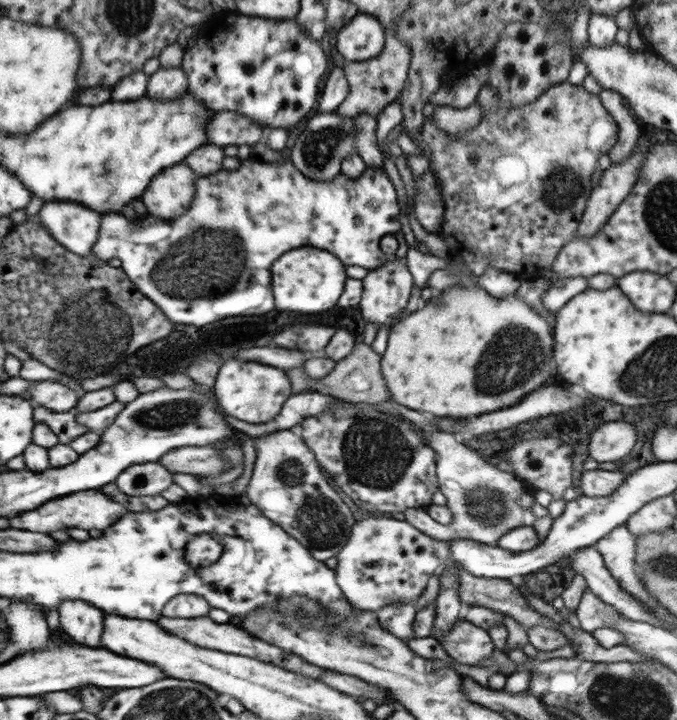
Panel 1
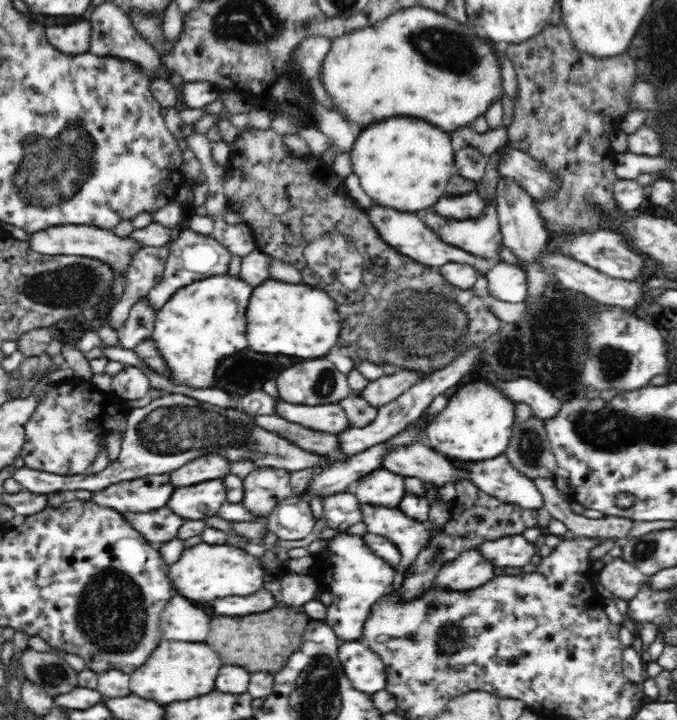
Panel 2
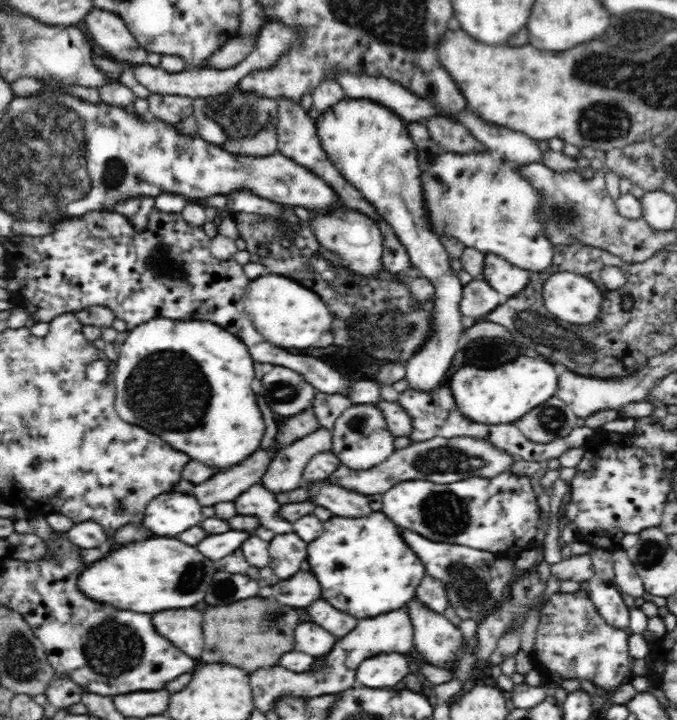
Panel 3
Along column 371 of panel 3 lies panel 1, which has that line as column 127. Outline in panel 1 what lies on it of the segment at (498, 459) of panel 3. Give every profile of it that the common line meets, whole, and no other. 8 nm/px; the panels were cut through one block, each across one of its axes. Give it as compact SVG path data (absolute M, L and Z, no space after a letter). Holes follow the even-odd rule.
M151 462L145 464L137 464L130 467L128 471L121 474L120 479L117 480L117 486L129 494L129 496L157 496L161 494L167 486L173 484L173 473L169 473L158 462Z

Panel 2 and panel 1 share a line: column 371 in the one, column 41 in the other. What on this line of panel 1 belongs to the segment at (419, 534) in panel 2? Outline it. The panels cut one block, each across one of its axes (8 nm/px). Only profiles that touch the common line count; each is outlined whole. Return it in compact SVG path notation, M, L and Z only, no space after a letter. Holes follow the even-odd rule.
M91 489L89 492L79 491L67 495L67 498L61 498L61 500L51 500L49 504L45 504L45 508L37 508L37 512L27 512L25 516L13 518L11 526L19 528L19 530L31 530L31 532L53 532L53 530L63 530L63 528L105 530L107 527L112 527L127 514L130 514L129 508L125 508L123 504L109 498L103 490Z

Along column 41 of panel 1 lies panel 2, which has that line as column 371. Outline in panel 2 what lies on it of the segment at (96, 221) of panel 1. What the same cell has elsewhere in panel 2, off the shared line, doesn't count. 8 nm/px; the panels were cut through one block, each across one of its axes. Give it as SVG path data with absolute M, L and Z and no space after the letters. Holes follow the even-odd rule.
M376 203L369 210L366 210L366 213L368 213L372 224L386 243L390 244L396 251L409 256L420 264L429 267L441 267L449 262L468 264L476 269L478 274L484 274L485 276L495 265L495 262L490 258L474 256L460 248L446 244L432 229L426 227L416 213L399 211L395 208L383 207Z

